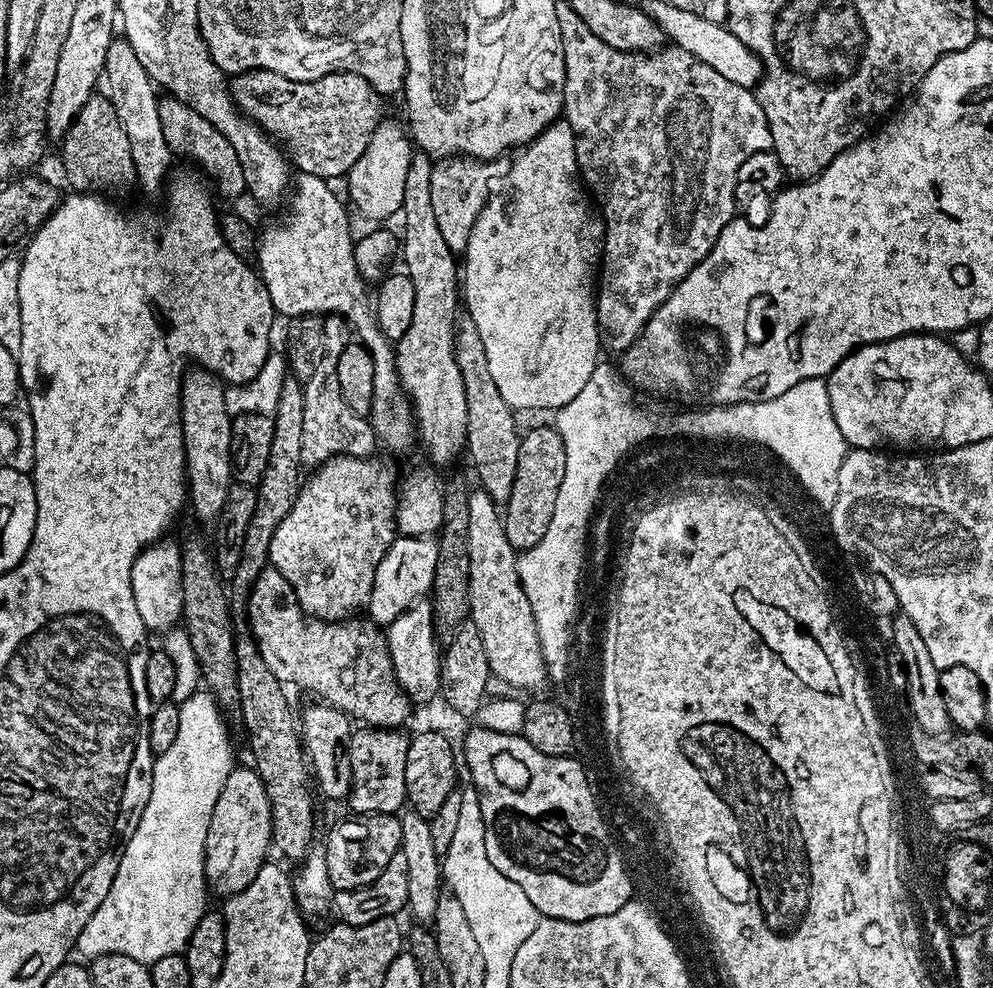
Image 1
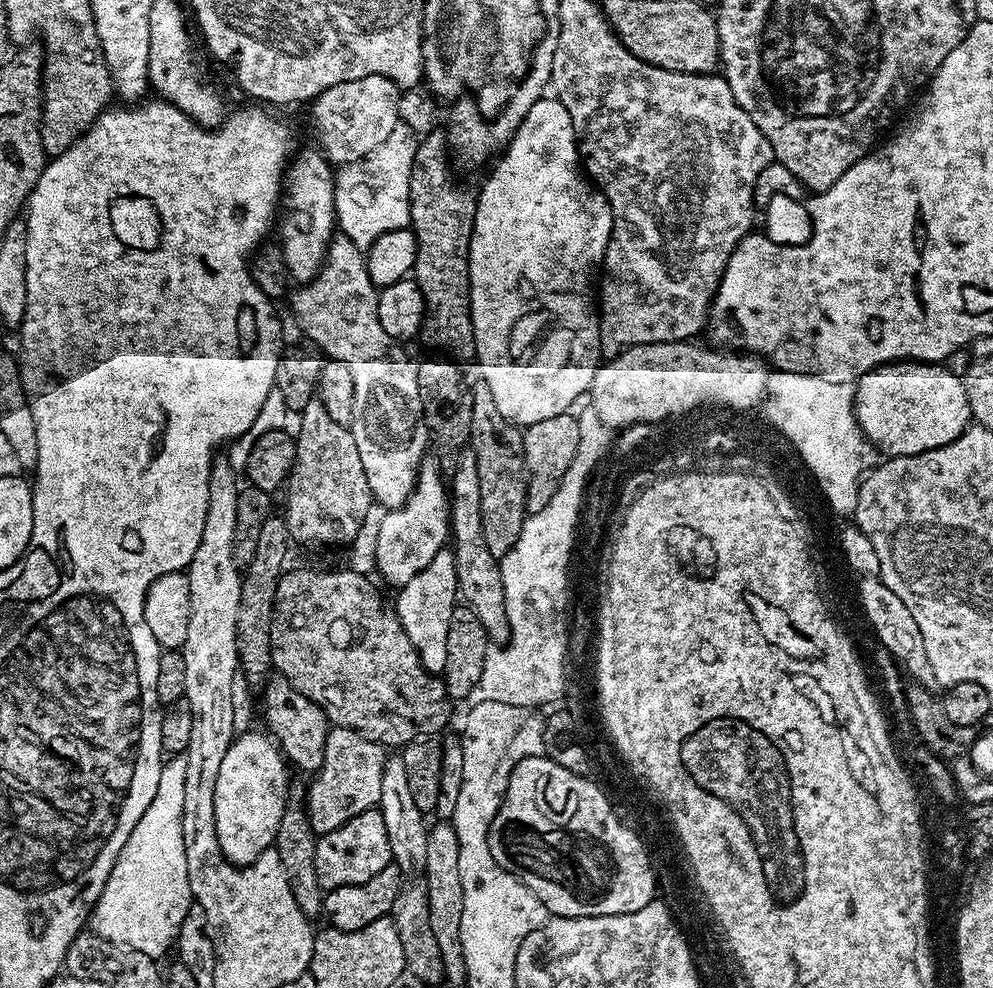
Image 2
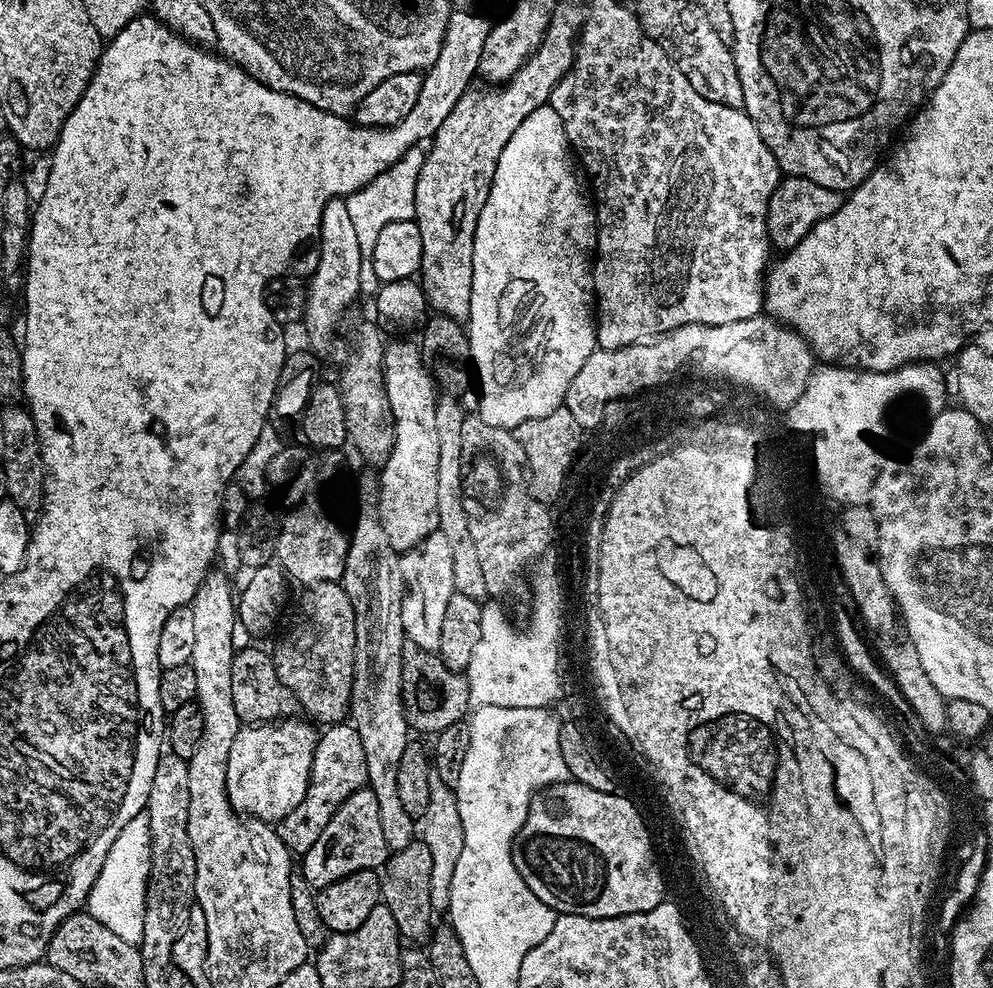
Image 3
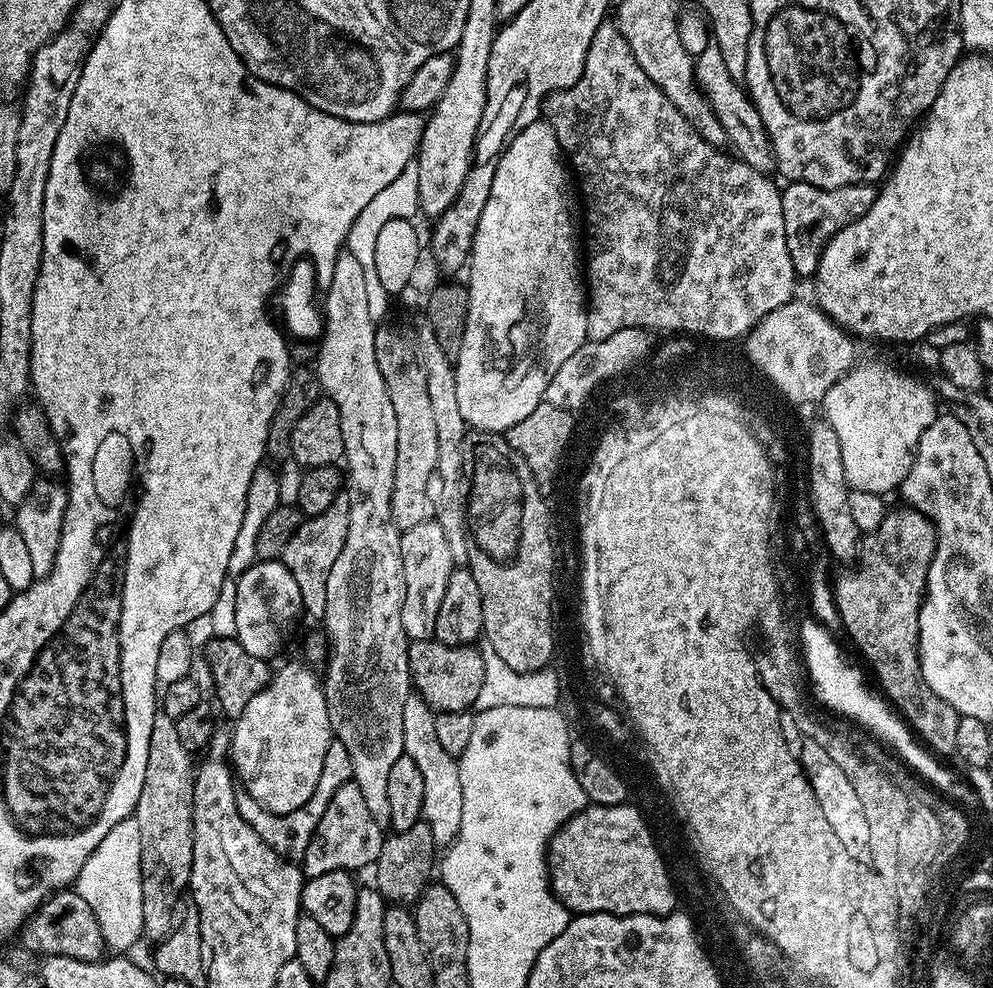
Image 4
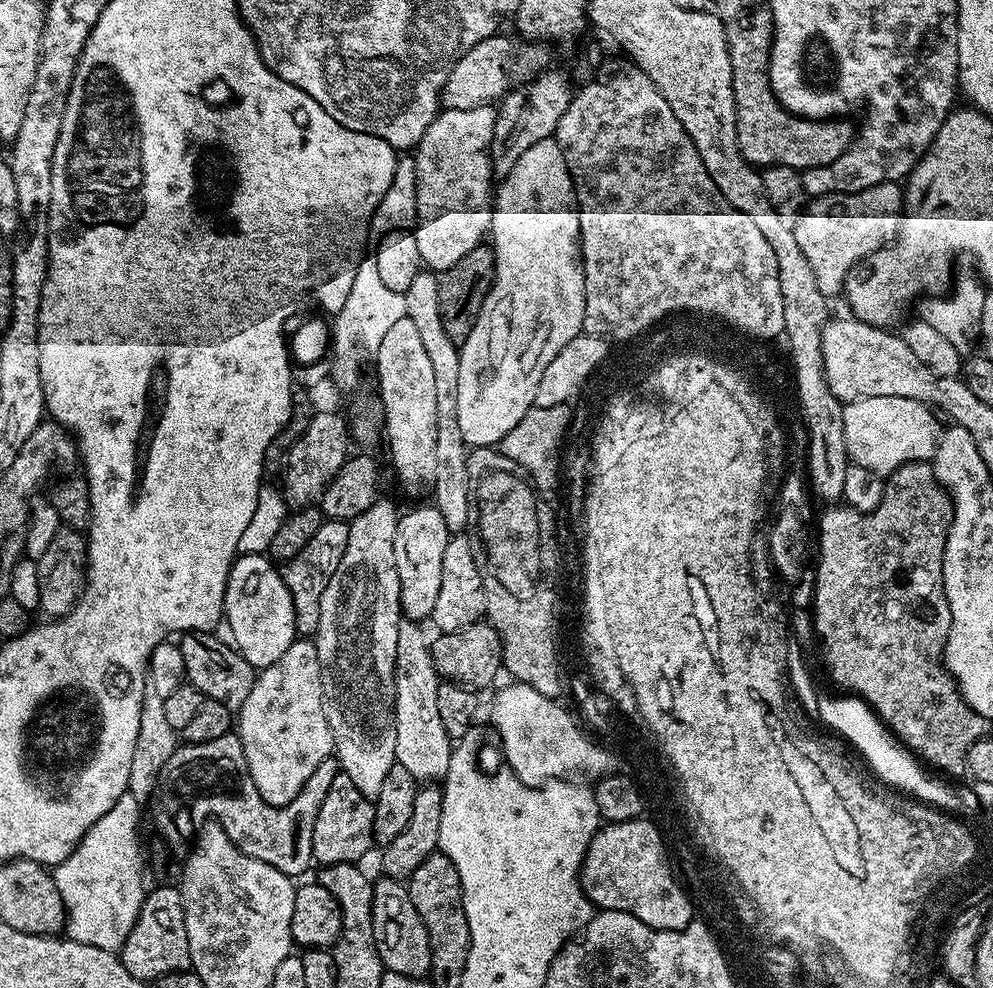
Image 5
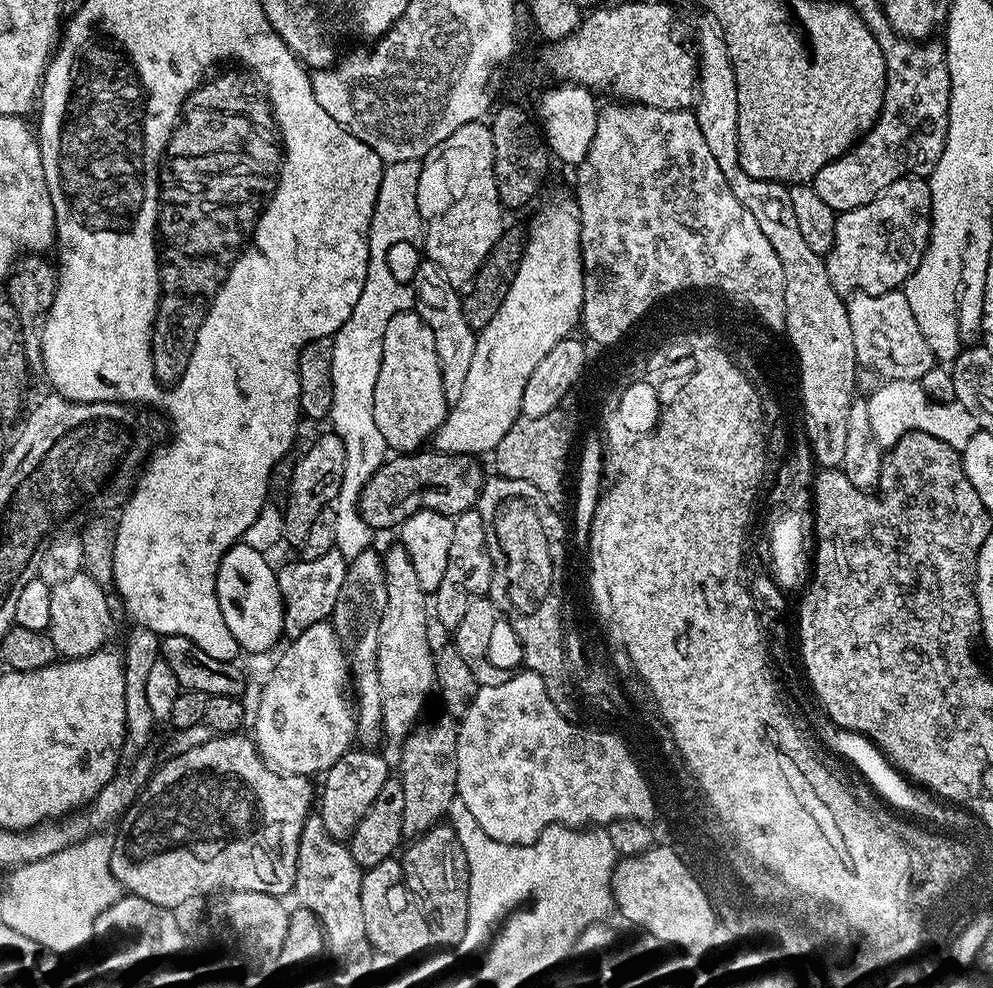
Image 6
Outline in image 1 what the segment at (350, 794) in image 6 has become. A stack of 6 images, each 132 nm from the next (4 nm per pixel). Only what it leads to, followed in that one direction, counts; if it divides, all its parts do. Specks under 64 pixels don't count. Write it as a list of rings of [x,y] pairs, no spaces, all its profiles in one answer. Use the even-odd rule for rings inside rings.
[[[356,814],[353,820],[340,820],[328,832],[322,841],[326,858],[326,874],[330,874],[330,882],[336,892],[354,890],[374,882],[382,870],[386,870],[386,862],[399,852],[402,842],[402,826],[400,816],[393,814]]]

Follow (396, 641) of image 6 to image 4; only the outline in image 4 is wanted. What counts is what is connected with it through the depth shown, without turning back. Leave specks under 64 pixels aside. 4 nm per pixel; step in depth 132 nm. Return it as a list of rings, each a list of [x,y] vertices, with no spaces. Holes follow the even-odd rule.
[[[410,694],[402,708],[404,755],[414,758],[422,774],[422,822],[430,826],[437,849],[447,850],[462,826],[462,778],[457,757],[446,754],[434,731],[436,713],[421,696]]]

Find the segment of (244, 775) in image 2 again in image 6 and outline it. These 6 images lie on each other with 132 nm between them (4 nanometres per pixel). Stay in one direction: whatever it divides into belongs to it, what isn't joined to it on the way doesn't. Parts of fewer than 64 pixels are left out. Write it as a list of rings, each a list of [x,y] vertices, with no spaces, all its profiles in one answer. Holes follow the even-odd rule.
[[[328,622],[310,626],[305,632],[295,636],[289,644],[292,645],[281,654],[272,677],[265,682],[264,689],[260,692],[260,701],[256,704],[256,721],[253,722],[250,732],[261,759],[275,772],[281,772],[284,776],[312,778],[315,777],[315,772],[327,772],[354,744],[354,708],[349,697],[348,700],[344,697],[344,688],[346,692],[346,685],[350,680],[348,658],[336,638],[336,631]]]

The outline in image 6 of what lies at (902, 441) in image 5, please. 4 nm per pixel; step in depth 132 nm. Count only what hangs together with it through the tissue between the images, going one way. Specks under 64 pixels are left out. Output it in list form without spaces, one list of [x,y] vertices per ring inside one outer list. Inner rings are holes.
[[[890,380],[879,385],[867,397],[870,410],[870,426],[874,426],[874,438],[880,447],[887,450],[893,448],[907,432],[925,432],[934,434],[934,438],[942,438],[953,446],[962,446],[970,437],[973,429],[963,428],[960,424],[951,424],[944,412],[924,412],[924,384],[915,380]]]

